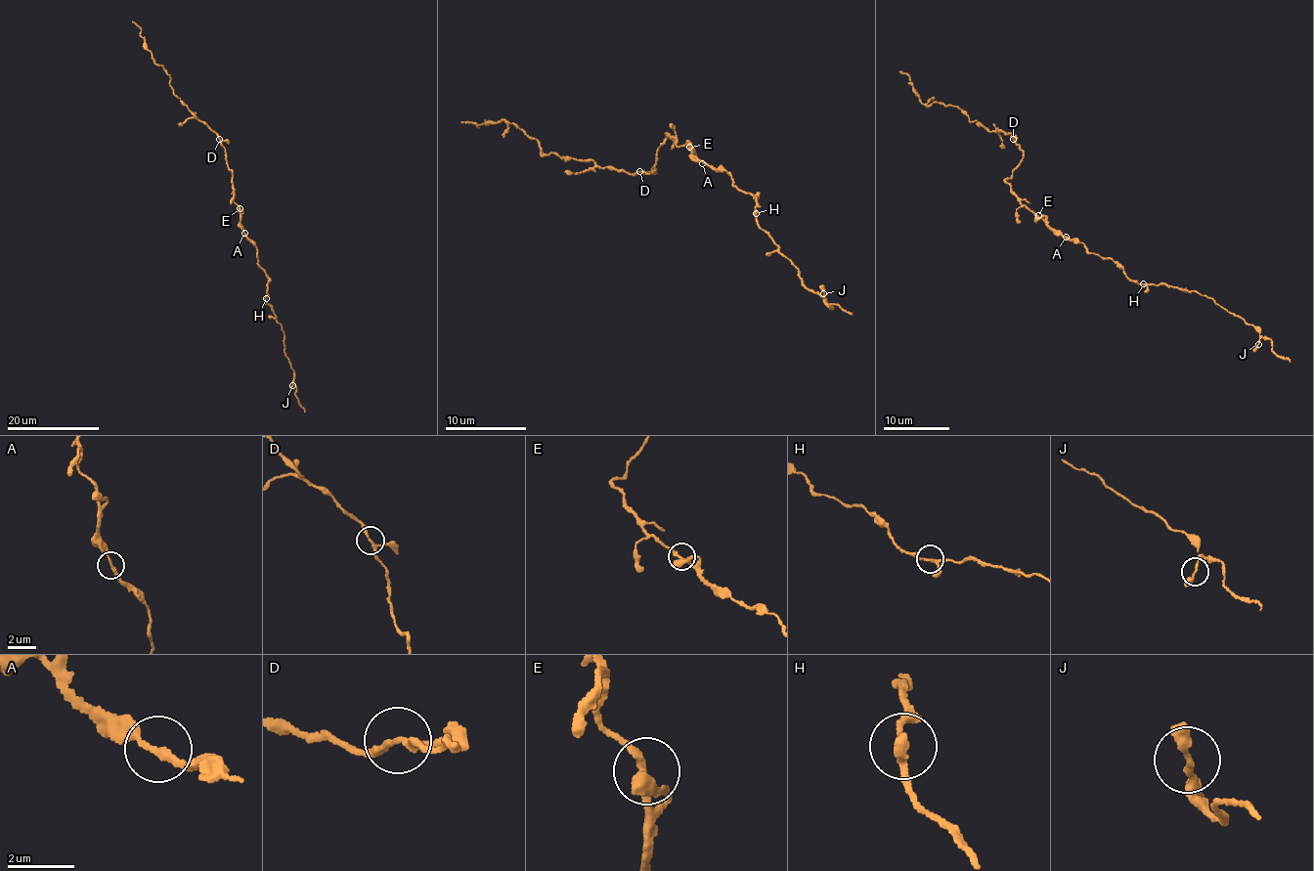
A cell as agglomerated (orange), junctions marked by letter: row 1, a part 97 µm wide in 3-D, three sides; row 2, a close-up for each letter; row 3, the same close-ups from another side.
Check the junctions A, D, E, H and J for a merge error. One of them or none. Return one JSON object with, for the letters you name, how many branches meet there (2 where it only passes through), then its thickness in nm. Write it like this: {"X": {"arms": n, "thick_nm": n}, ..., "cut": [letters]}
{"cut": []}

